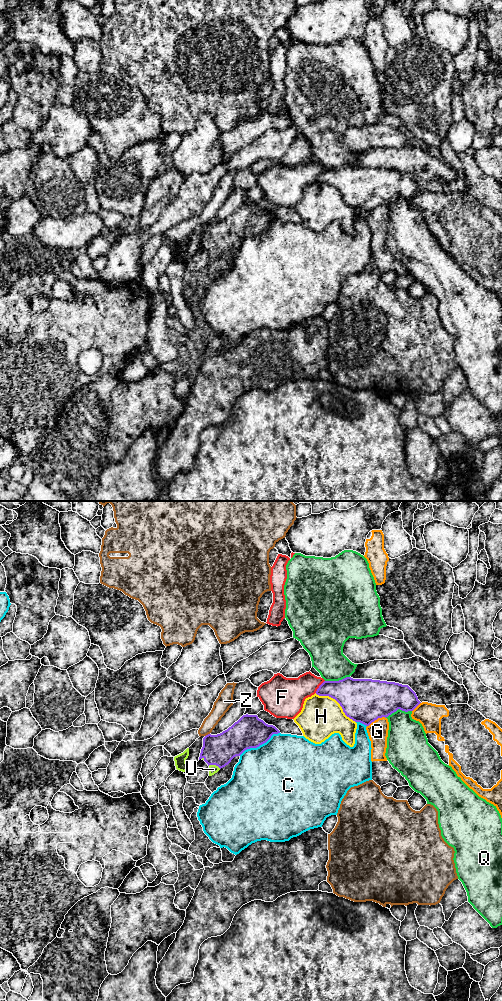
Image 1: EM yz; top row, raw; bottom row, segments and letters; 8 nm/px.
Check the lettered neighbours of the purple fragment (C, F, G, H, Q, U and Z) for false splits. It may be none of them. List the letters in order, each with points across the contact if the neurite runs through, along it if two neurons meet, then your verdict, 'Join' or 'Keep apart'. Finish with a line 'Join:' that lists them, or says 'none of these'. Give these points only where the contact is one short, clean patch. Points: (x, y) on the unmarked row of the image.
C: Keep apart
F: Keep apart
G: Keep apart
H: Keep apart
Q: Keep apart
U: Join
Z: Keep apart
Join: U

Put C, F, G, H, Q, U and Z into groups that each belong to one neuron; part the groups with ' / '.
C / F / G / H / Q / U / Z

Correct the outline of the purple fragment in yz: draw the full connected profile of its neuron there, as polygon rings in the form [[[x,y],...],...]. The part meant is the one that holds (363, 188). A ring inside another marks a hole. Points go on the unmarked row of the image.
[[[351,165],[324,169],[316,182],[335,187],[347,205],[366,214],[398,197],[413,199],[421,191],[408,173]]]

